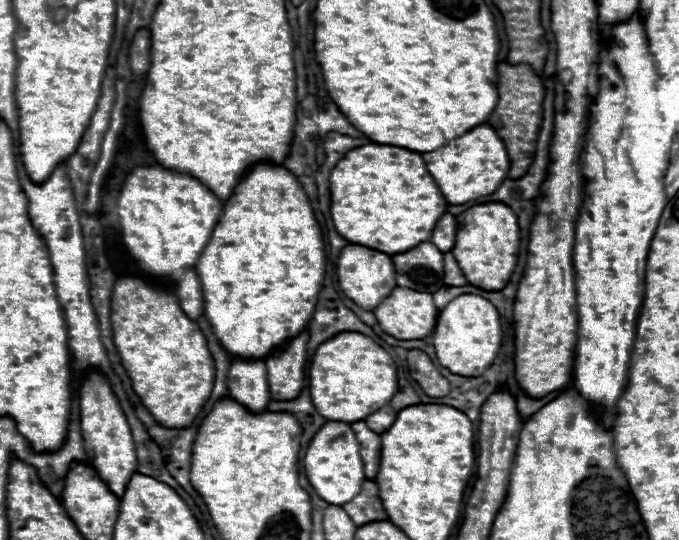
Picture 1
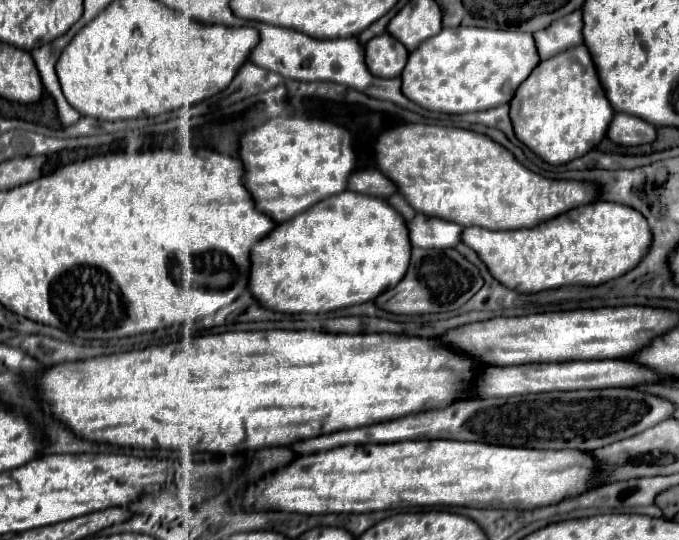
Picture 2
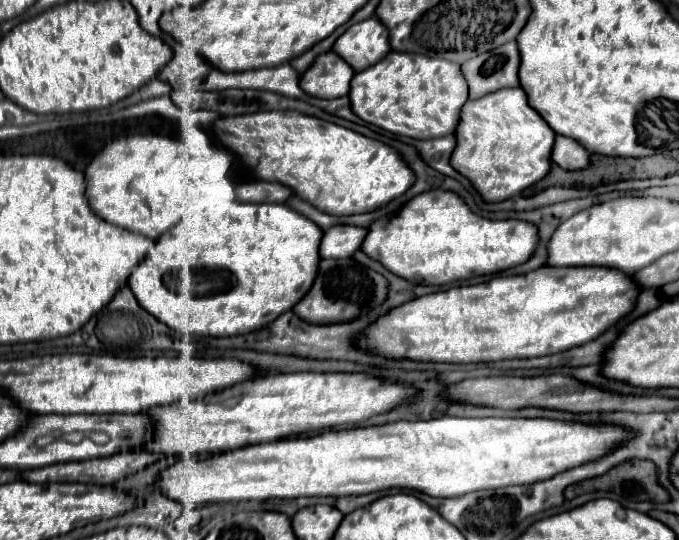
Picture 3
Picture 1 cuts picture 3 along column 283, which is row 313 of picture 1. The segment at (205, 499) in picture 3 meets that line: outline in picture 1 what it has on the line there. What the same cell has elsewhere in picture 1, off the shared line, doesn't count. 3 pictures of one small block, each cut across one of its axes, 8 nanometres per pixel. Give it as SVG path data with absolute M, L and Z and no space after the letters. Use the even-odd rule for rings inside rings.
M462 294L454 298L438 316L436 332L434 332L434 348L440 364L458 376L480 376L486 372L498 350L502 340L502 326L498 310L482 296Z

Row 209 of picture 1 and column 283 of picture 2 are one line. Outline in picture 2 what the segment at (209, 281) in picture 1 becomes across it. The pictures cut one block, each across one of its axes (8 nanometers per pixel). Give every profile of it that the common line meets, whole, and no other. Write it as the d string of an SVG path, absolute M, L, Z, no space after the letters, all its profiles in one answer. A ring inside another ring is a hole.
M346 190L340 192L340 196L330 196L300 216L278 224L274 232L254 244L250 292L264 308L276 312L332 312L370 302L388 288L394 288L408 270L410 254L412 244L408 244L406 220L384 198Z

